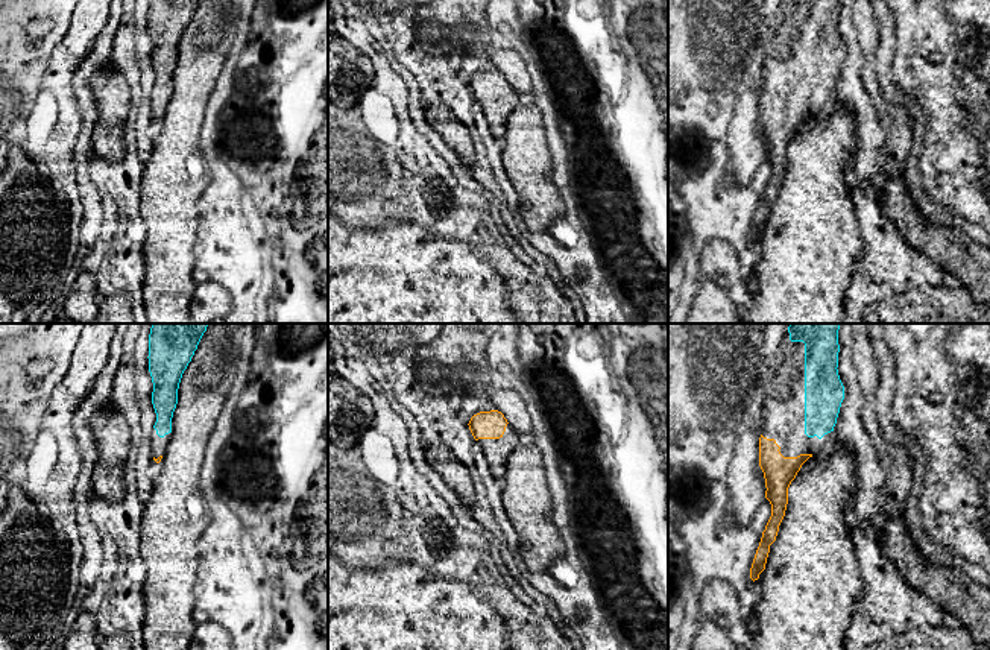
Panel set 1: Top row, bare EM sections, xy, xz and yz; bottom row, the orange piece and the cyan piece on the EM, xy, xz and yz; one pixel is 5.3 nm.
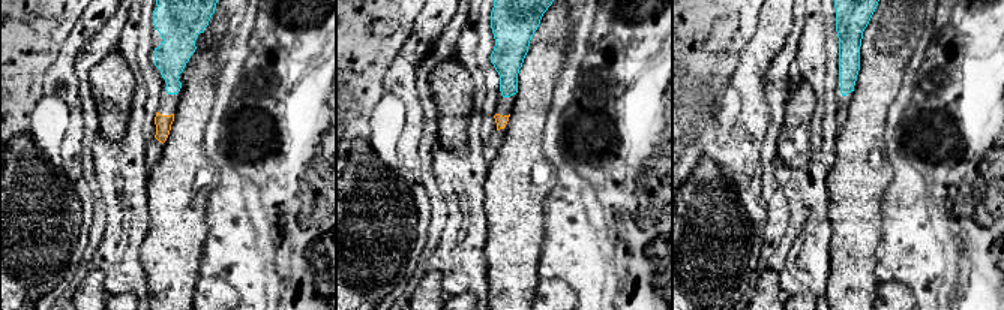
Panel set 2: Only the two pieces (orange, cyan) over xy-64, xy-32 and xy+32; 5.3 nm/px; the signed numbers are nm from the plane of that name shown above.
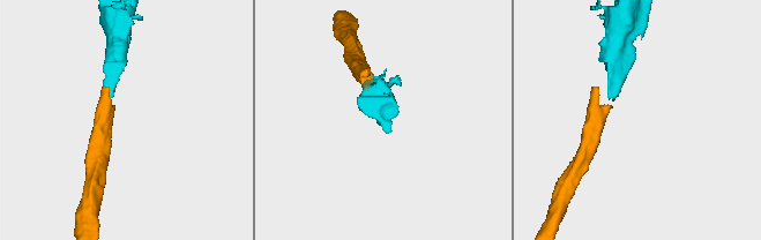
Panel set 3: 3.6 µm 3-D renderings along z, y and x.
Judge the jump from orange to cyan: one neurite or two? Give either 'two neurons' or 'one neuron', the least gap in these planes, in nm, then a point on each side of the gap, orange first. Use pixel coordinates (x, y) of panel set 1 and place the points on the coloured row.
one neuron; gap 100 nm; span yz (808, 454), (808, 436)

